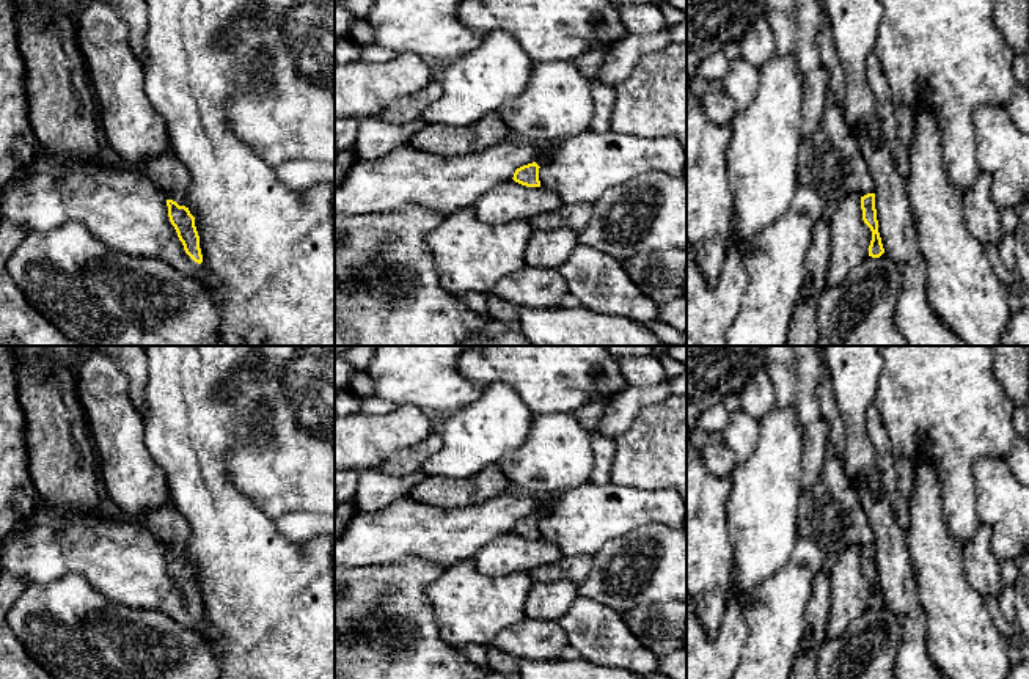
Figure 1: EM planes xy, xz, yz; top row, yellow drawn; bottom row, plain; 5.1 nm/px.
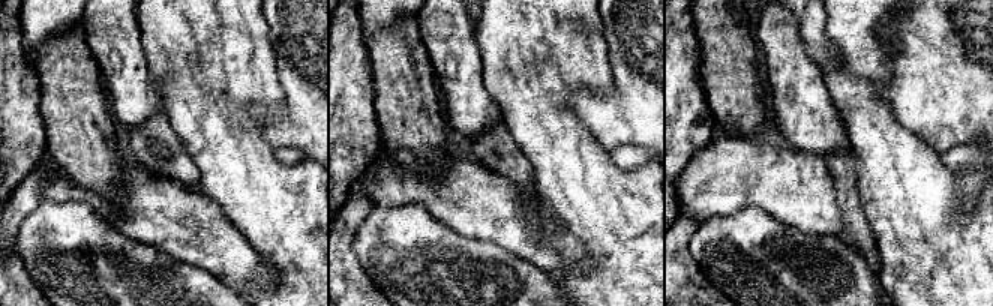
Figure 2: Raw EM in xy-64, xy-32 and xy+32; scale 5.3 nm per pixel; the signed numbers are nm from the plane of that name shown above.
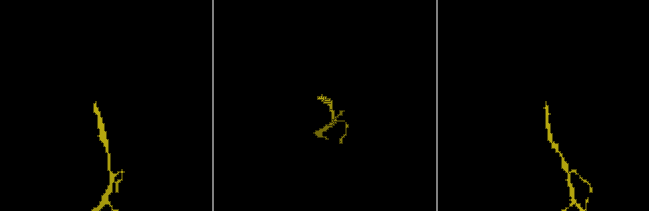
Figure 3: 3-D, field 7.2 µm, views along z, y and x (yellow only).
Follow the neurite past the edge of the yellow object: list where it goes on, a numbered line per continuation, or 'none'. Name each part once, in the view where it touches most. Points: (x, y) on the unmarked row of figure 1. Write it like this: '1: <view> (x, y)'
1: xy (165, 524)

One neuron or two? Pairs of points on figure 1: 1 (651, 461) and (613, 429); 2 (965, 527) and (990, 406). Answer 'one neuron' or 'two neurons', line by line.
1: two neurons
2: one neuron

